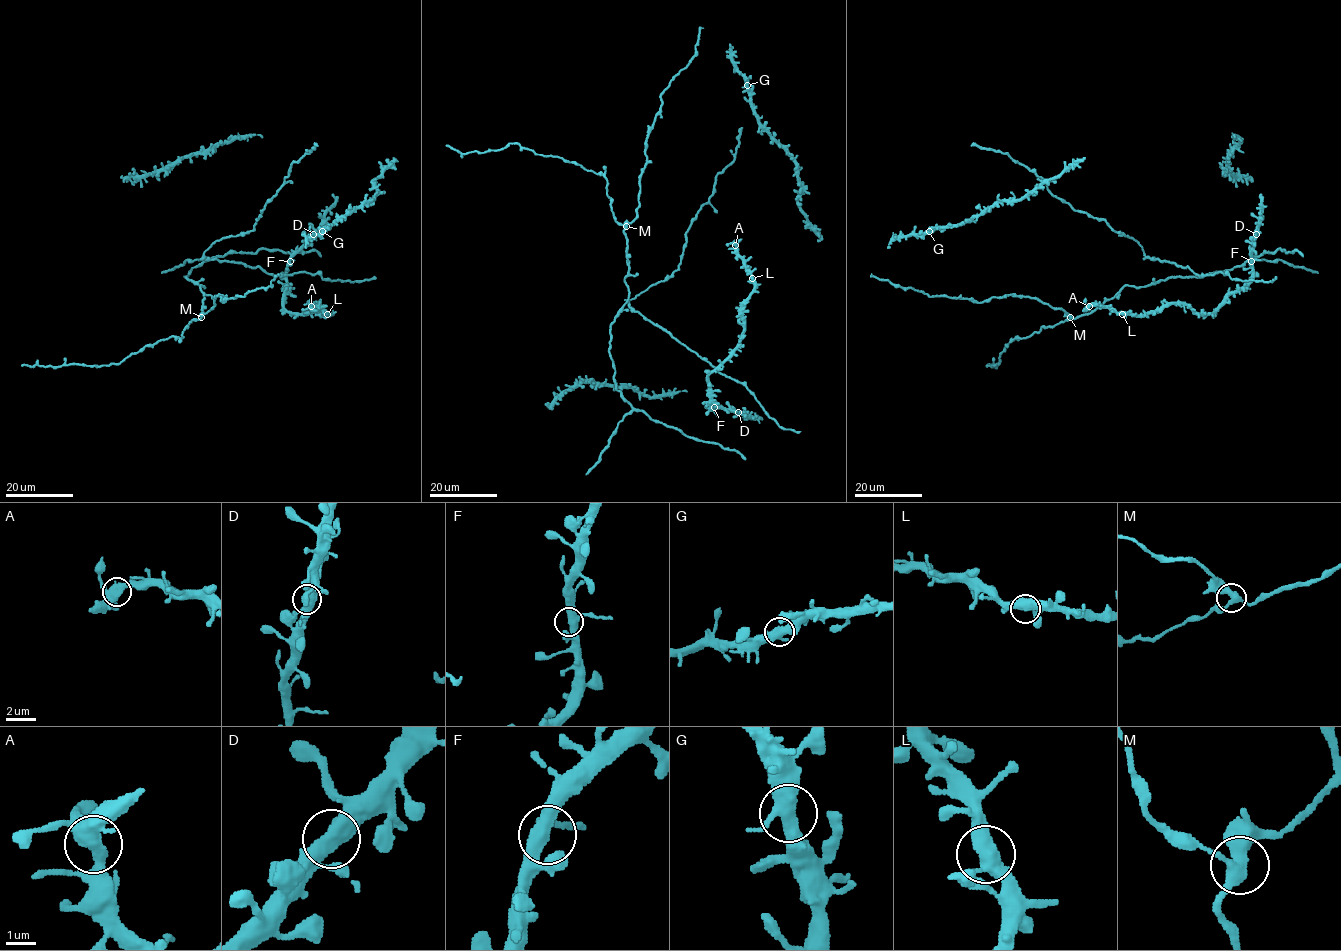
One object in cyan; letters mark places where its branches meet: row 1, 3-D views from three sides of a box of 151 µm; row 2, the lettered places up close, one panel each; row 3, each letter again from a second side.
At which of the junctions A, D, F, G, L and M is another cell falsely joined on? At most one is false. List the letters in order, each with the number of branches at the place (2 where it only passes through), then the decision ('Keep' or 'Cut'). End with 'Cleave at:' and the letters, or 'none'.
A: Branches: 3. Keep
D: Branches: 3. Keep
F: Branches: 3. Keep
G: Branches: 3. Keep
L: Branches: 3. Keep
M: Branches: 3. Keep
Cleave at: none

